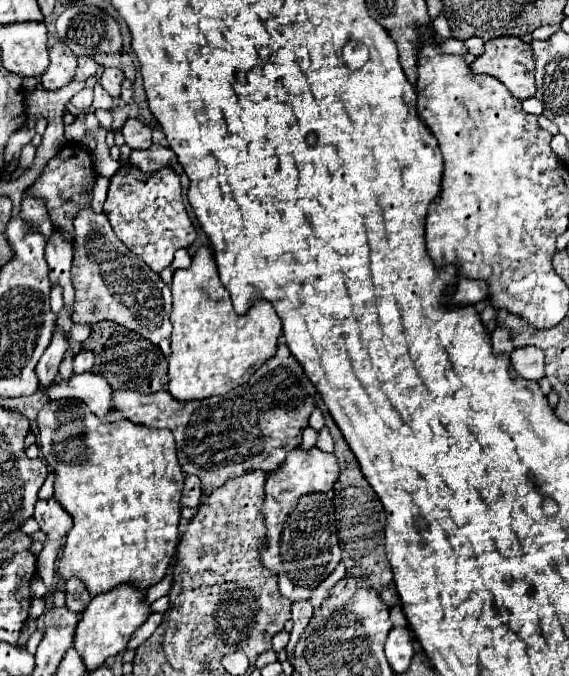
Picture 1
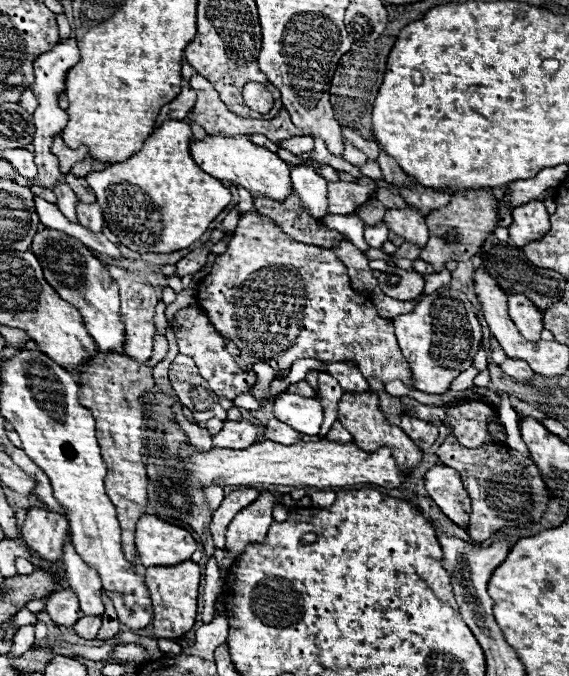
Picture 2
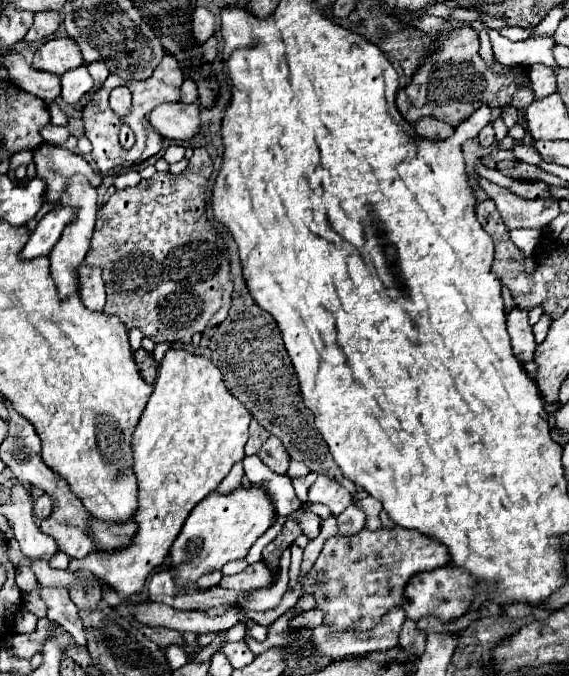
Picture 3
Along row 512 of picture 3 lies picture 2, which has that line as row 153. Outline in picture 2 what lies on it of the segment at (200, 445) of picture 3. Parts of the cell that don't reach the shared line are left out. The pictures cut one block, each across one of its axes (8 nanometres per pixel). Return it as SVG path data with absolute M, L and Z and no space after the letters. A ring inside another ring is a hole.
M168 120L158 130L150 134L150 138L144 142L142 150L132 154L122 164L112 164L106 170L90 172L86 176L90 188L96 194L96 202L102 206L106 226L116 234L118 242L128 246L134 252L140 254L170 254L182 248L188 248L192 242L196 242L210 226L210 222L230 204L232 194L230 190L204 170L196 166L196 162L190 158L190 126L180 120Z

